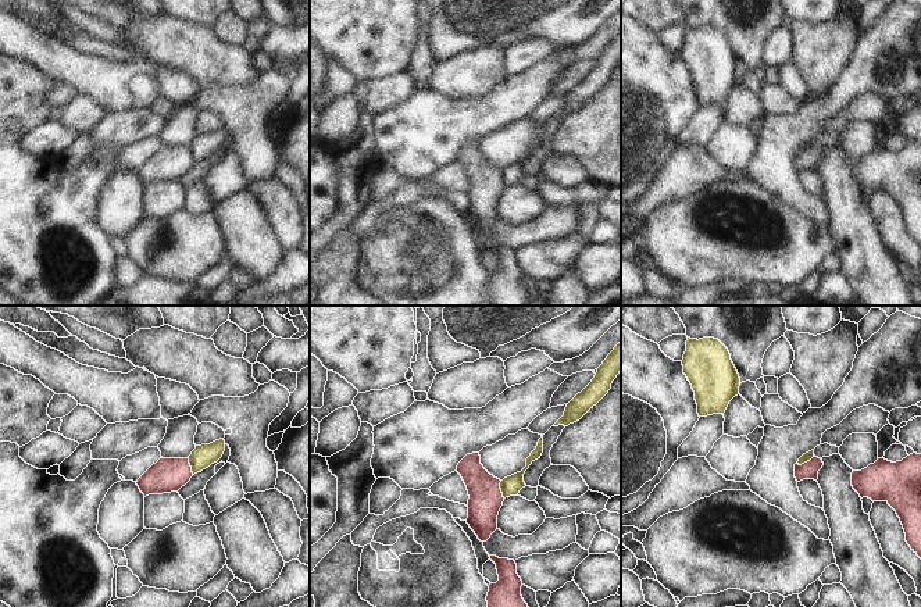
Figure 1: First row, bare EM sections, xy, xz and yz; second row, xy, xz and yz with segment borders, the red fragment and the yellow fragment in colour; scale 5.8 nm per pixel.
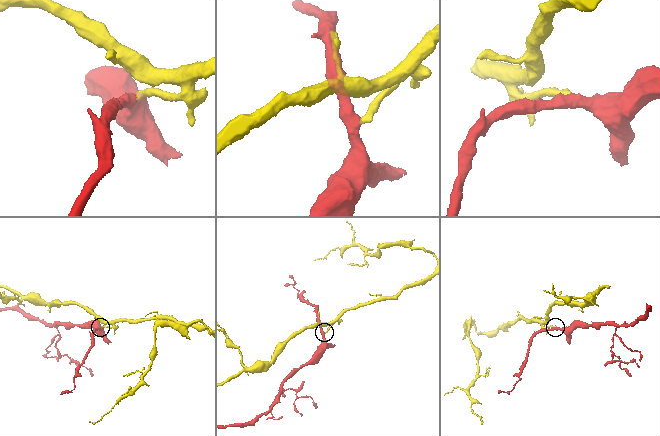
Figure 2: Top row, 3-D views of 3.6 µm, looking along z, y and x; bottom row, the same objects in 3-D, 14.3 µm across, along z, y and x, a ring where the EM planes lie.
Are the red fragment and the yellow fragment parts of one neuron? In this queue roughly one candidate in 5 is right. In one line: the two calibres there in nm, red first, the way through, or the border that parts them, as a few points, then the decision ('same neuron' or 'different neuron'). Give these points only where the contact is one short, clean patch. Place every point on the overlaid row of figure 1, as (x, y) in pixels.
calibres 190 and 110 nm; border xz (500, 481), (500, 492), (504, 497); different neuron

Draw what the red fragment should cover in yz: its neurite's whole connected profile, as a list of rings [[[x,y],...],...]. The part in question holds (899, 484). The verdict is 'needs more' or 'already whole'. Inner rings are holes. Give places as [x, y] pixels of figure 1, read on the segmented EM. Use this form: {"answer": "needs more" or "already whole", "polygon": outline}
{"answer": "already whole", "polygon": [[[913,453],[896,463],[878,458],[867,468],[852,472],[852,486],[861,499],[886,501],[896,511],[903,525],[907,544],[921,558],[921,454]]]}

